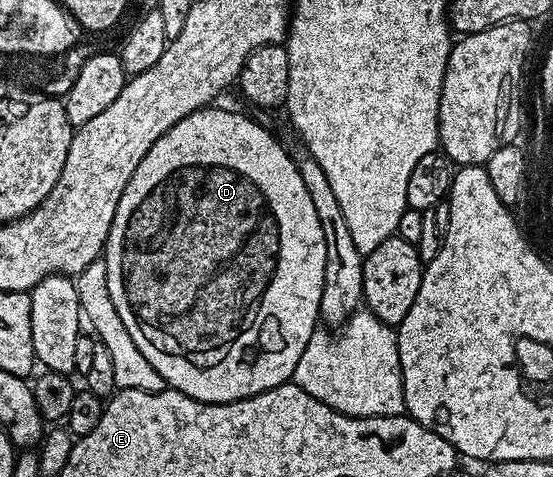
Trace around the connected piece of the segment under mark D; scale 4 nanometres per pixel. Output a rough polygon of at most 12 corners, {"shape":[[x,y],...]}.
{"shape":[[199,109],[102,256],[165,386],[292,381],[326,239],[278,137]]}

